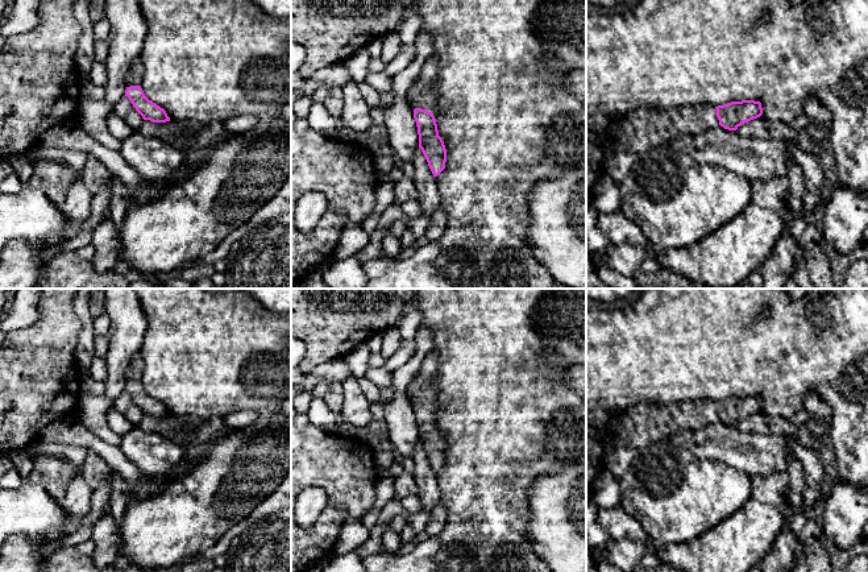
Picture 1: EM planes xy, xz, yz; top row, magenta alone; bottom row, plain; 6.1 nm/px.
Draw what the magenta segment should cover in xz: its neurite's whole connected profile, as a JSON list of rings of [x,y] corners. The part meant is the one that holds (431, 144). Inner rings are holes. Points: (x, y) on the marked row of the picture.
[[[429,58],[421,67],[418,83],[408,94],[418,127],[419,148],[435,177],[445,169],[447,162],[447,149],[443,138],[439,136],[436,119],[433,116],[436,111],[436,92],[432,90],[431,84],[437,74],[437,61]]]

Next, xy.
[[[136,59],[130,65],[125,78],[125,96],[129,98],[130,103],[144,120],[150,120],[153,123],[170,121],[170,117],[167,116],[166,111],[145,96],[141,88],[142,75],[144,66],[140,59]]]

